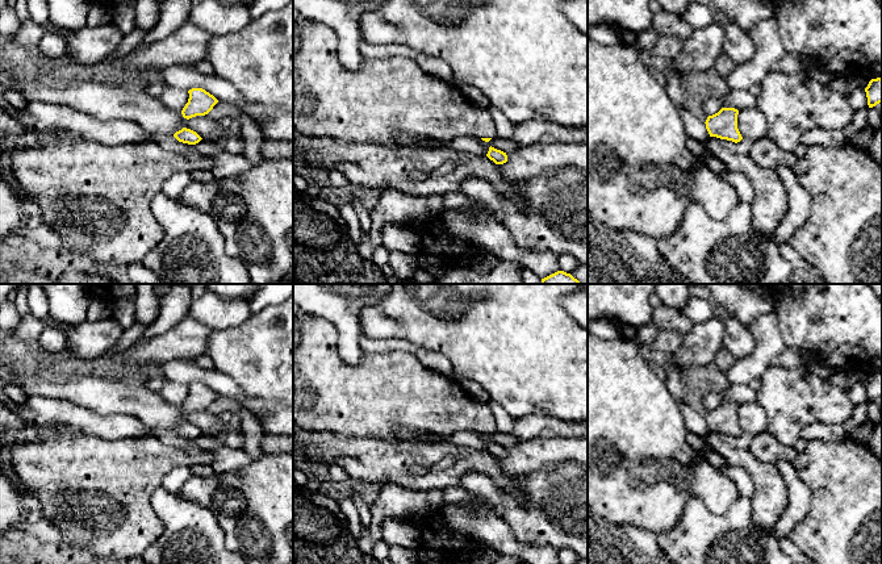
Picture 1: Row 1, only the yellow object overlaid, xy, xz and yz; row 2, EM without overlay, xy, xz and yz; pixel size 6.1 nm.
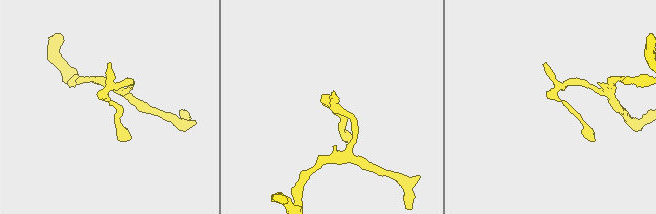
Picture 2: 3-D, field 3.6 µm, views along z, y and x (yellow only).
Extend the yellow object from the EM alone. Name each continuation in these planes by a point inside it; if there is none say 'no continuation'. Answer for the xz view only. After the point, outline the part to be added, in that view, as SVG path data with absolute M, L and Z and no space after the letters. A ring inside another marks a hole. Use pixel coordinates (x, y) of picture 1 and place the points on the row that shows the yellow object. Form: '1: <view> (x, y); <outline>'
no continuation

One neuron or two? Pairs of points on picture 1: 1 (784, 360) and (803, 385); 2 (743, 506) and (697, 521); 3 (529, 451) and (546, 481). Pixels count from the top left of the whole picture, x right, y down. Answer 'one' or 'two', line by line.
1: two
2: one
3: two

